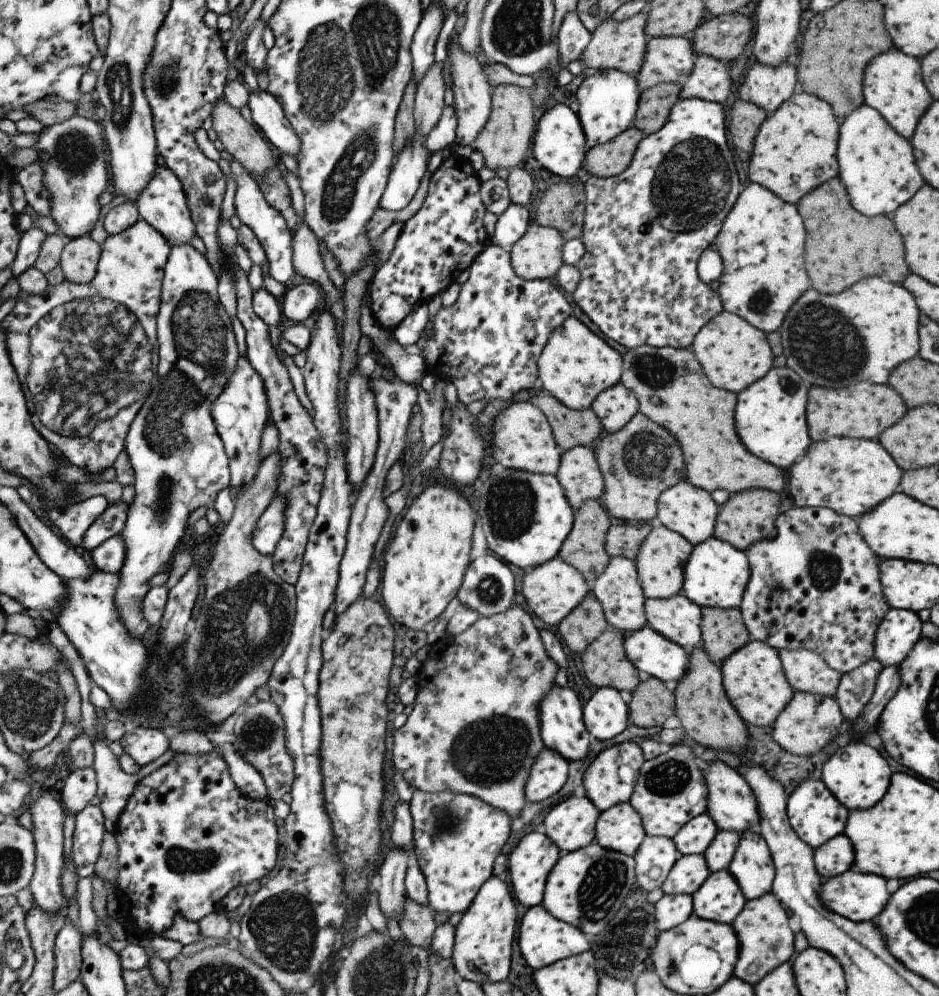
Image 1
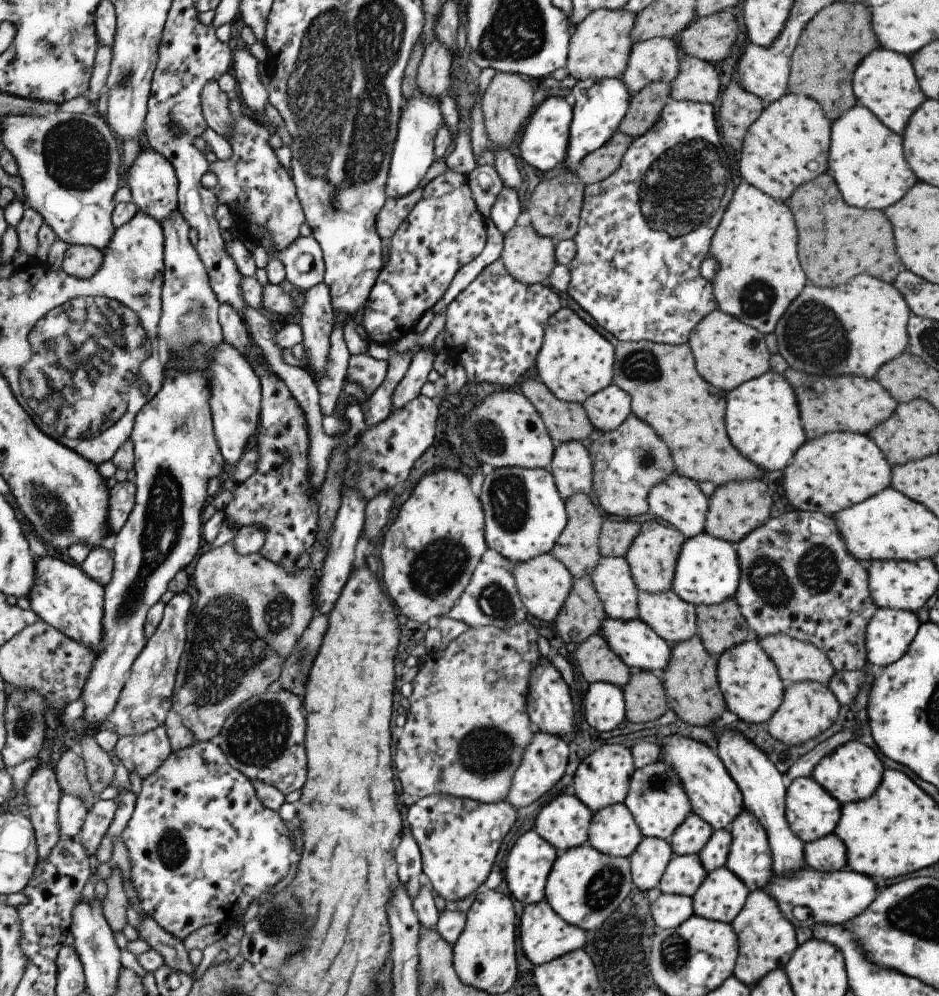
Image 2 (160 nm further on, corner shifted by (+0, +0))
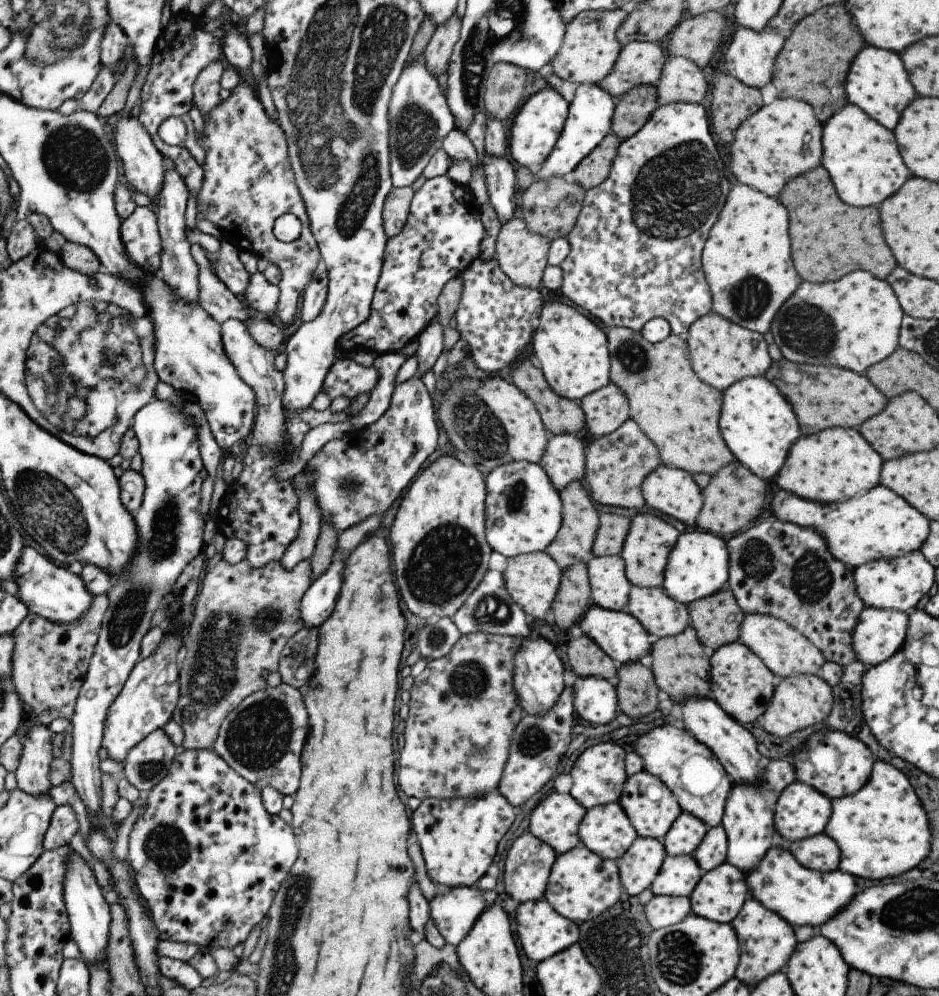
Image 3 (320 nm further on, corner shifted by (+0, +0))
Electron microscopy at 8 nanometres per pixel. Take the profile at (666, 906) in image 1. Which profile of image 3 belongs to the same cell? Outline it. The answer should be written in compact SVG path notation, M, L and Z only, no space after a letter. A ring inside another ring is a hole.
M653 895L644 905L647 924L654 930L674 925L691 913L688 897Z

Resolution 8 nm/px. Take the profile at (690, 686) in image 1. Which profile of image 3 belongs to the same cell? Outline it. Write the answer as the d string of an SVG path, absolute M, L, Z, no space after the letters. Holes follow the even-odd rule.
M687 625L679 634L653 639L650 646L652 664L650 669L659 690L663 690L673 703L679 704L687 697L707 697L710 678L710 660L703 652L703 645L698 641L695 629Z

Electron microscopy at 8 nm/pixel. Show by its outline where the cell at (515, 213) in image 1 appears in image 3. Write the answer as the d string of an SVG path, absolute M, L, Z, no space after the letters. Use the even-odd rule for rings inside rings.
M483 155L480 164L488 203L493 207L498 219L505 222L513 214L515 192L515 168L507 158Z

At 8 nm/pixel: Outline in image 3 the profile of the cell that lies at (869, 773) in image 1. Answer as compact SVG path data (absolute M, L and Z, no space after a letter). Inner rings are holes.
M817 731L808 736L802 744L795 747L793 756L789 758L797 781L813 787L828 799L836 799L853 794L864 782L868 782L871 765L875 762L871 751L859 740L841 731Z

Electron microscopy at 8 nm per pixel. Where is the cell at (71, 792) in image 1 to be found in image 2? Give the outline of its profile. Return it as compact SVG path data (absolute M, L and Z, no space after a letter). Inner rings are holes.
M63 795L60 800L58 819L61 825L62 838L78 838L88 817L88 806L82 798L75 795Z

